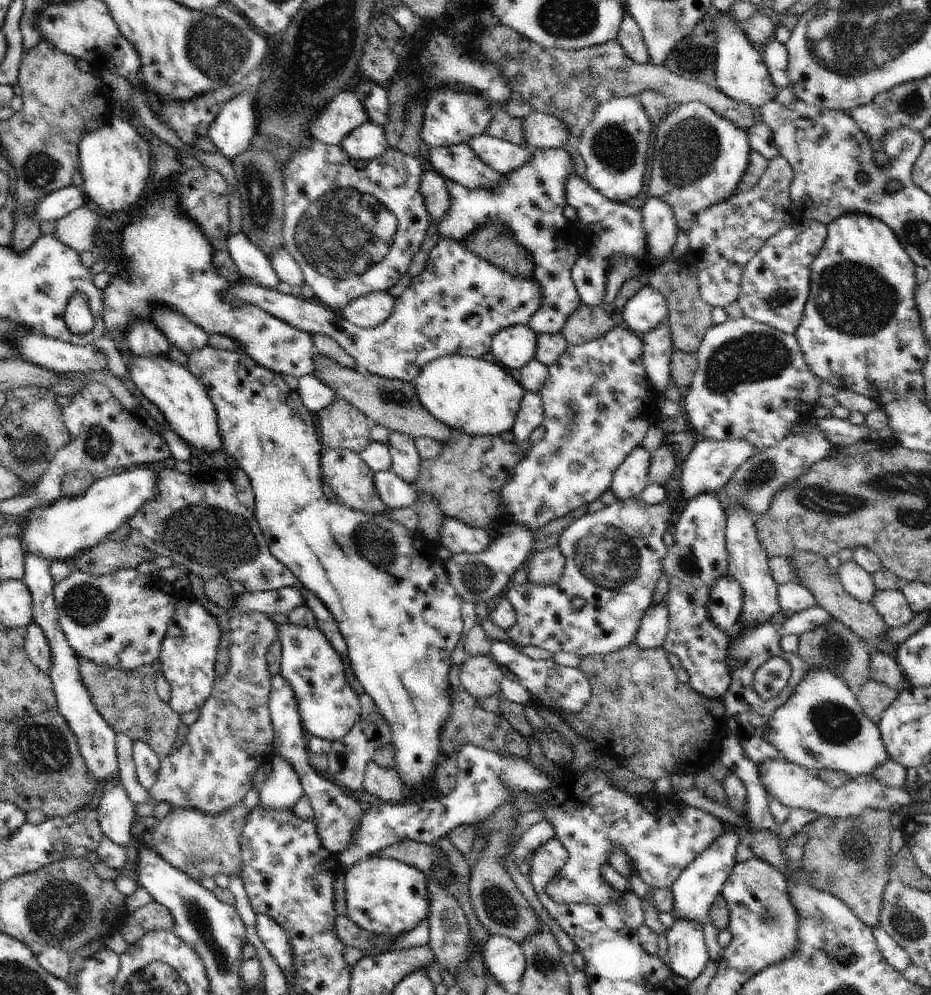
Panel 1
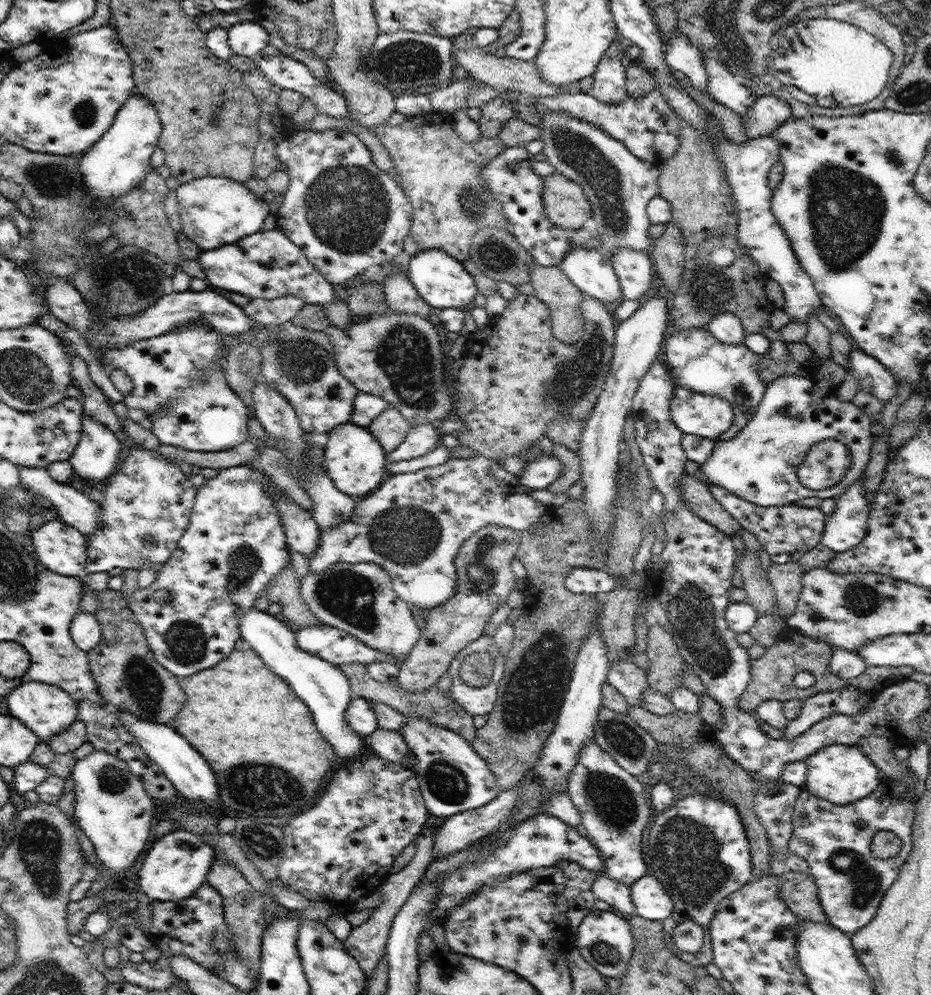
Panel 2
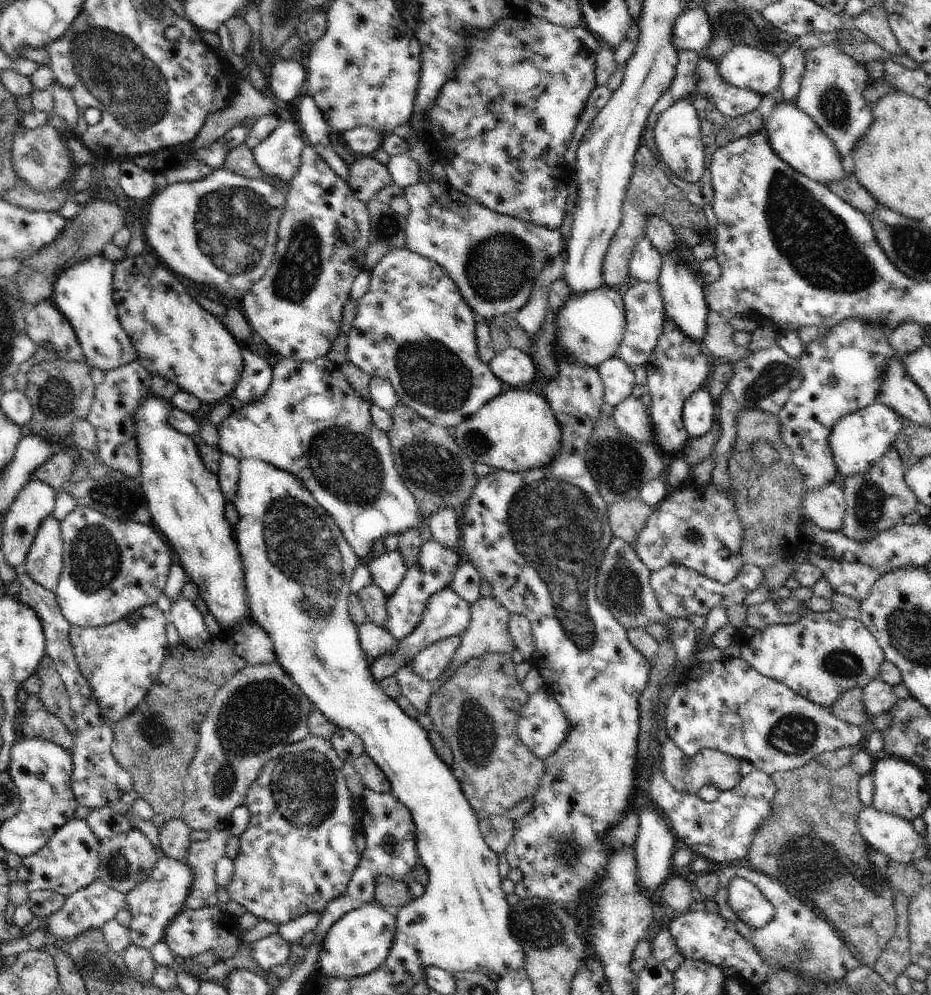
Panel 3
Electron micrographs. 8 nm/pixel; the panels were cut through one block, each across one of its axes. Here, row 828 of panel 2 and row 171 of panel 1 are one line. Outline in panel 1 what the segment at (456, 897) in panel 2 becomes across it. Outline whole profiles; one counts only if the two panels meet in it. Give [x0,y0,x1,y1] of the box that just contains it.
[437,149,582,334]

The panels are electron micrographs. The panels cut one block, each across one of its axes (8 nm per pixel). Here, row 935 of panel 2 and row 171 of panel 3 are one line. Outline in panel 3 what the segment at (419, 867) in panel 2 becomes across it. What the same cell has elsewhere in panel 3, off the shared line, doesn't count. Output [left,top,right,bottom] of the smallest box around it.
[348,155,393,203]

